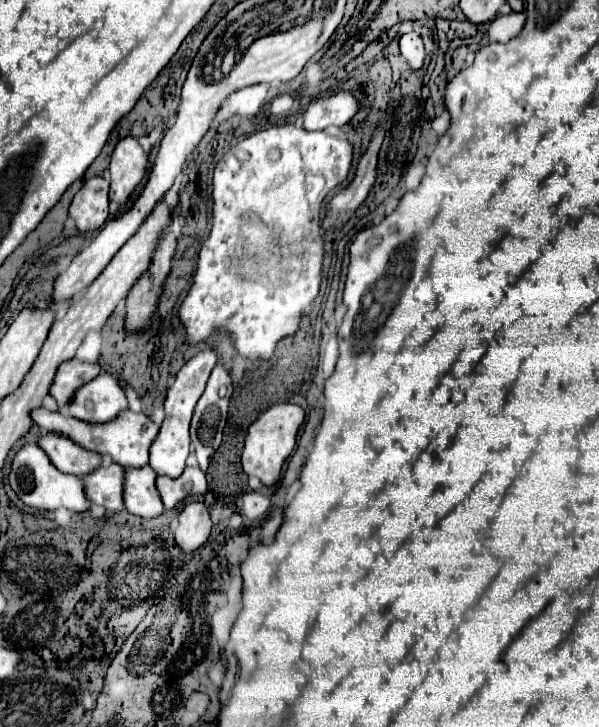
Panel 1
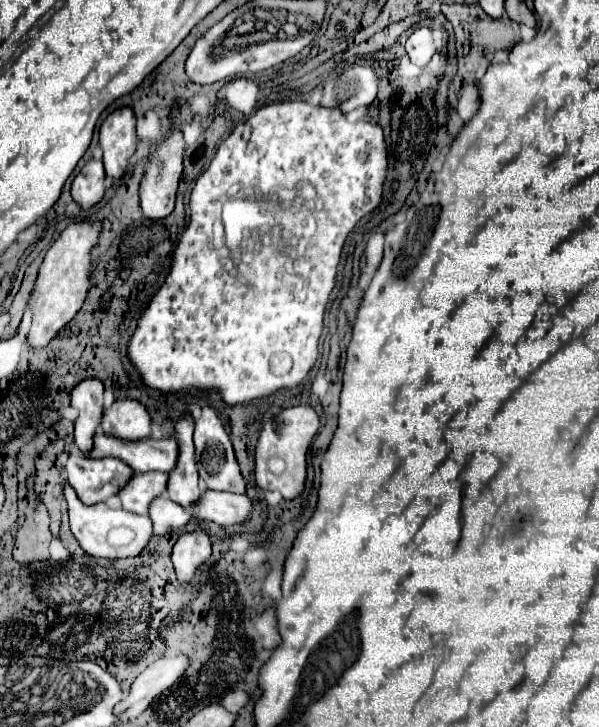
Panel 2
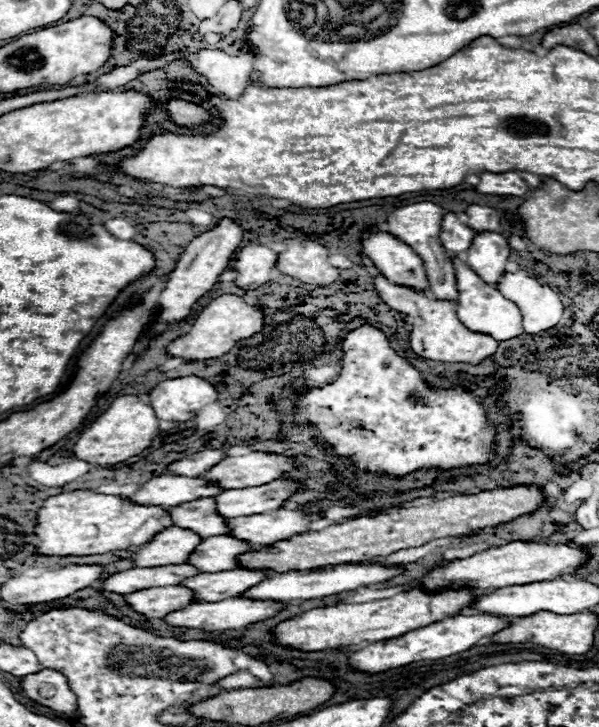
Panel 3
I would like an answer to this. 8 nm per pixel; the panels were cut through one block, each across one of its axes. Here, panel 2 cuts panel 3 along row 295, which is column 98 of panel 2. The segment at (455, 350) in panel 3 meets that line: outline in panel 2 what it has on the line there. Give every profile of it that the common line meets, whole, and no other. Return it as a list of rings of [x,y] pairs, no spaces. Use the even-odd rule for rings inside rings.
[[[86,378],[74,386],[70,394],[72,408],[78,410],[78,418],[74,420],[74,438],[76,446],[82,452],[92,448],[92,436],[100,424],[100,416],[104,410],[104,384],[98,378]]]

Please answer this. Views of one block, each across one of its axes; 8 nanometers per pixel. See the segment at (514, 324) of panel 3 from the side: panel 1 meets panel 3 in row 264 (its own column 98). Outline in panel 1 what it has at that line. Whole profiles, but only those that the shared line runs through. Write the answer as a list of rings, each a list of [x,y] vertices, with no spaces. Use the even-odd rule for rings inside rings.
[[[46,434],[40,438],[38,446],[50,456],[52,464],[64,472],[74,476],[86,476],[96,470],[102,462],[102,456],[96,452],[84,452],[84,448],[76,448],[72,440],[64,440],[64,436]]]

